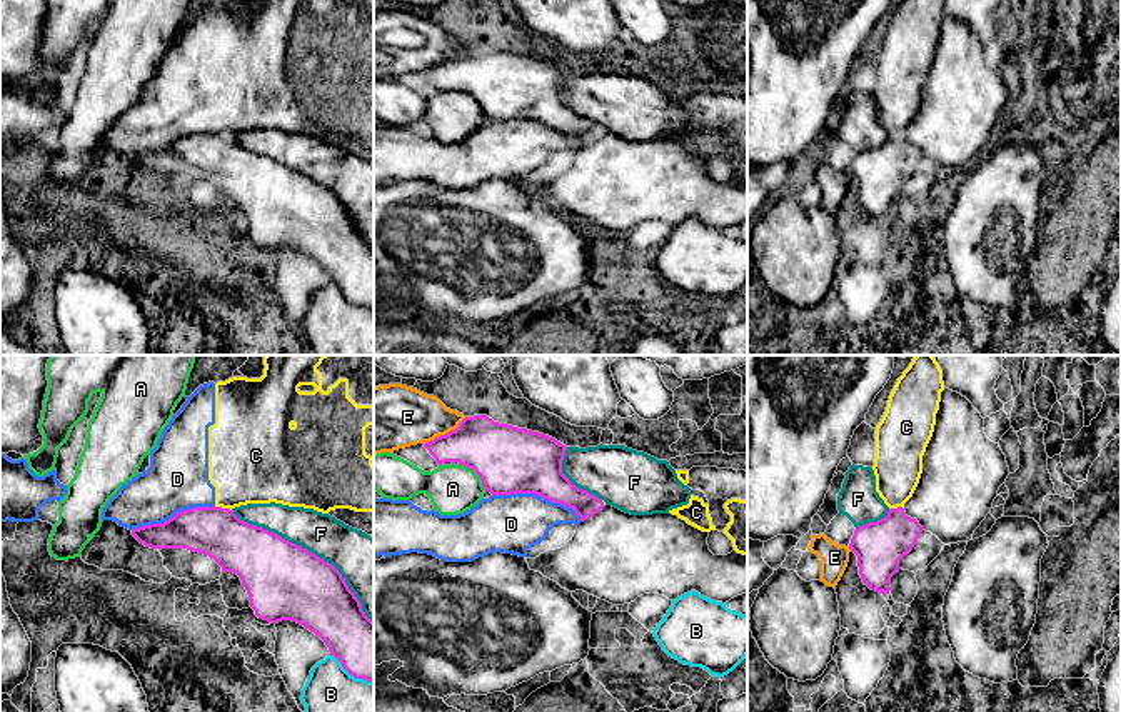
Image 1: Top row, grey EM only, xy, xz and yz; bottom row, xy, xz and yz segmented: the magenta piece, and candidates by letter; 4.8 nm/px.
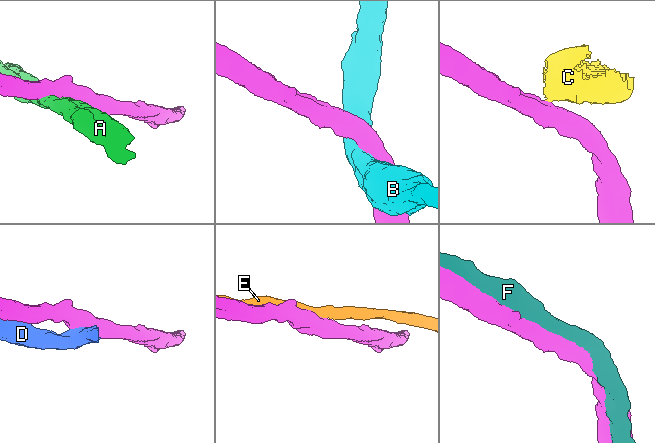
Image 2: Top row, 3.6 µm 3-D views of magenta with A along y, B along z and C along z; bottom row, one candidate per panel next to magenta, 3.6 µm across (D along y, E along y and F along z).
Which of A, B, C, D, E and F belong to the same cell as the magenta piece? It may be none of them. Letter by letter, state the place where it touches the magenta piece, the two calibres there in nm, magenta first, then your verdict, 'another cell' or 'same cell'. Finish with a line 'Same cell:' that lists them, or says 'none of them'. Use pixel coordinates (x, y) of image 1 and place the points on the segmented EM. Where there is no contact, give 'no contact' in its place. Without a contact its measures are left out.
A: contact xz (477, 474); calibres 320 and 240 nm; another cell
B: contact xy (352, 674); calibres 280 and 220 nm; another cell
C: contact xy (224, 509); calibres 260 and 380 nm; another cell
D: contact xz (539, 496); calibres 320 and 280 nm; another cell
E: contact xz (446, 434); calibres 280 and 300 nm; another cell
F: contact xy (311, 552); calibres 360 and 240 nm; another cell
Same cell: none of them

